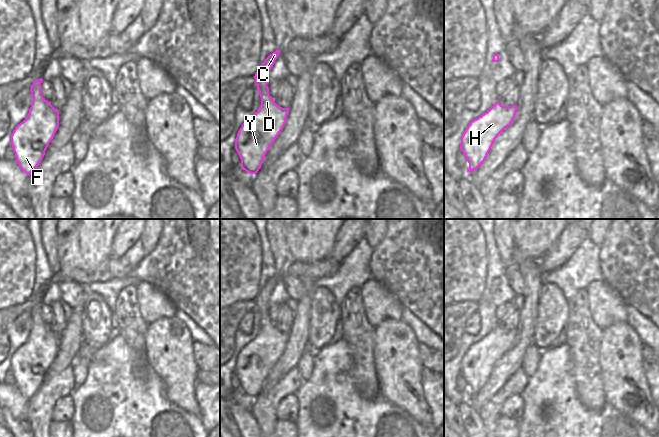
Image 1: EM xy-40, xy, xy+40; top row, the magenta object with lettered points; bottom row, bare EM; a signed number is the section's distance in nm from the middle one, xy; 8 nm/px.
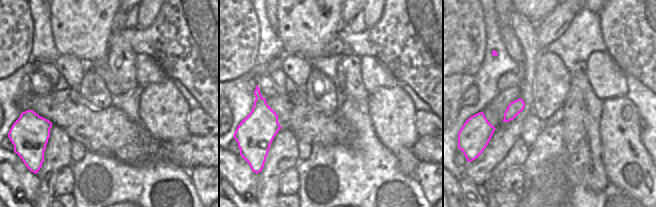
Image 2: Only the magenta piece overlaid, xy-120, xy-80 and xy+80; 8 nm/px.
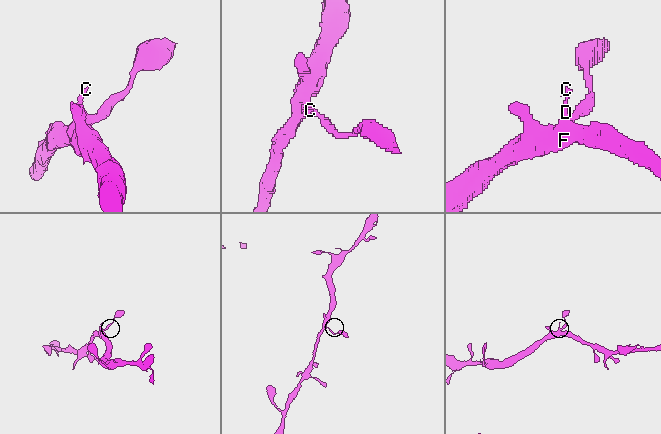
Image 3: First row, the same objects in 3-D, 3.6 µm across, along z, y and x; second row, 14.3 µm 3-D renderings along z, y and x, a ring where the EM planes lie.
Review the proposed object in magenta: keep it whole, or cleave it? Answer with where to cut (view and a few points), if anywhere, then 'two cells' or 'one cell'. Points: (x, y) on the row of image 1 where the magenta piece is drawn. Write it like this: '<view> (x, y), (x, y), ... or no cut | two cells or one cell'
no cut | one cell

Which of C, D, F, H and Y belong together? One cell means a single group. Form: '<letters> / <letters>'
C D F H Y

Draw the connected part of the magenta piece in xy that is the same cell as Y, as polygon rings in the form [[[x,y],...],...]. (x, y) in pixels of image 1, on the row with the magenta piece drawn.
[[[280,50],[270,54],[255,73],[255,84],[261,97],[259,109],[246,120],[237,133],[235,149],[241,159],[241,168],[256,174],[263,159],[283,129],[289,108],[282,108],[269,95],[268,75]]]

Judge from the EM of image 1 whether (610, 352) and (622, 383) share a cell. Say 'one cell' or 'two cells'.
one cell

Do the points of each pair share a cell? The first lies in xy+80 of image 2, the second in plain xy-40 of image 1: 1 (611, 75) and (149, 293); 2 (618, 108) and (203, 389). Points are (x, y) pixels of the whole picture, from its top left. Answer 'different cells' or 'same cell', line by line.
1: same cell
2: different cells

